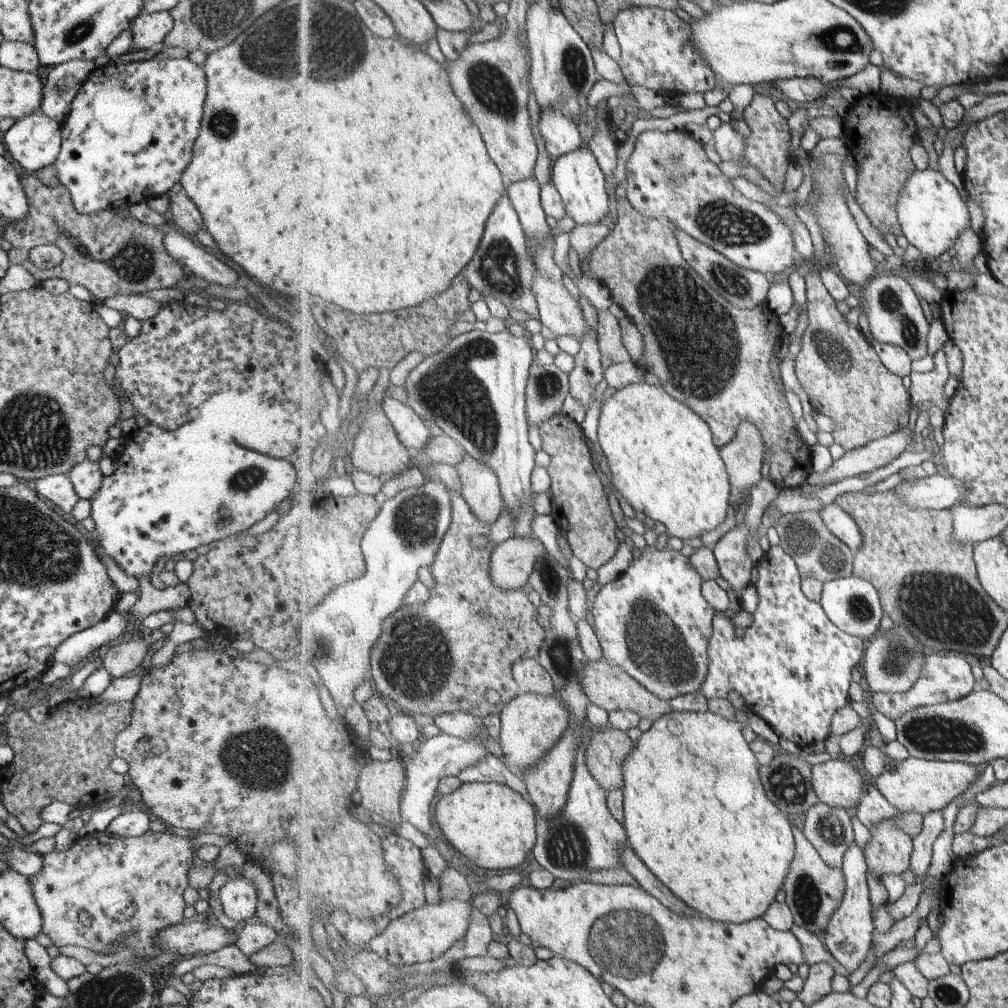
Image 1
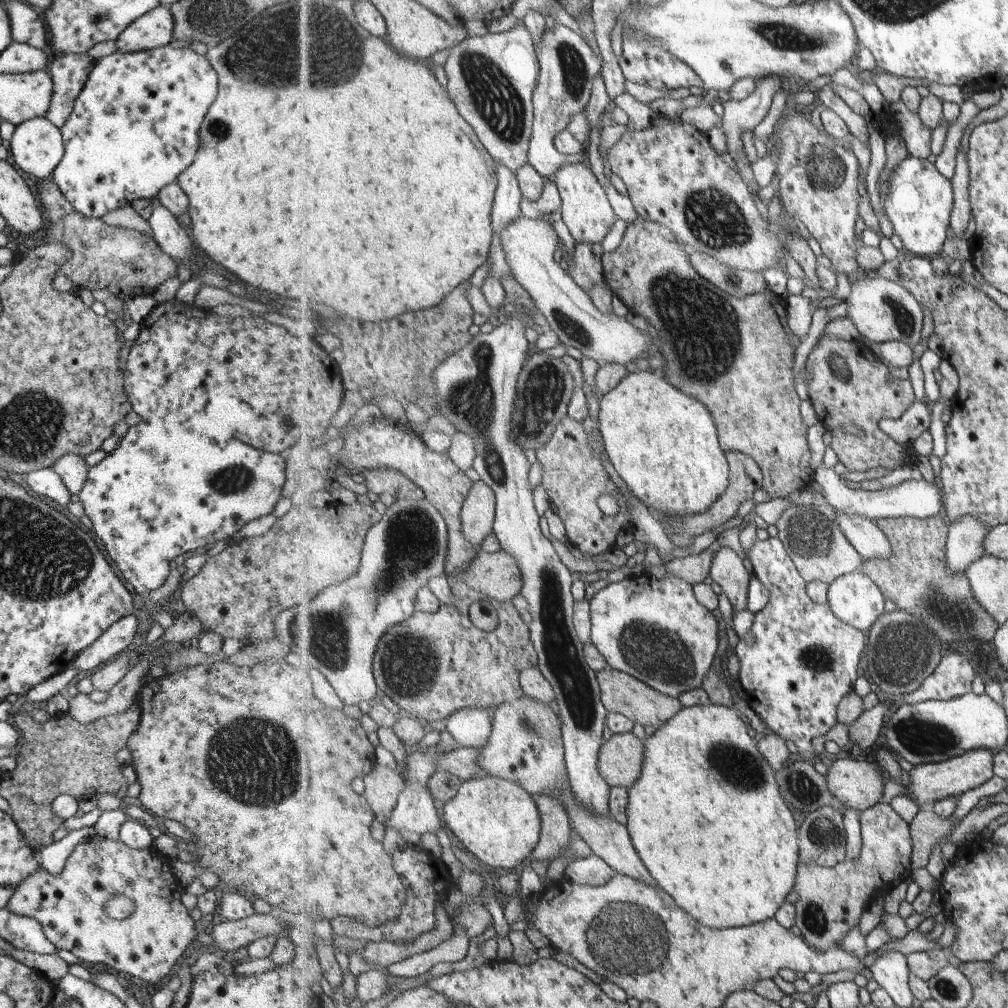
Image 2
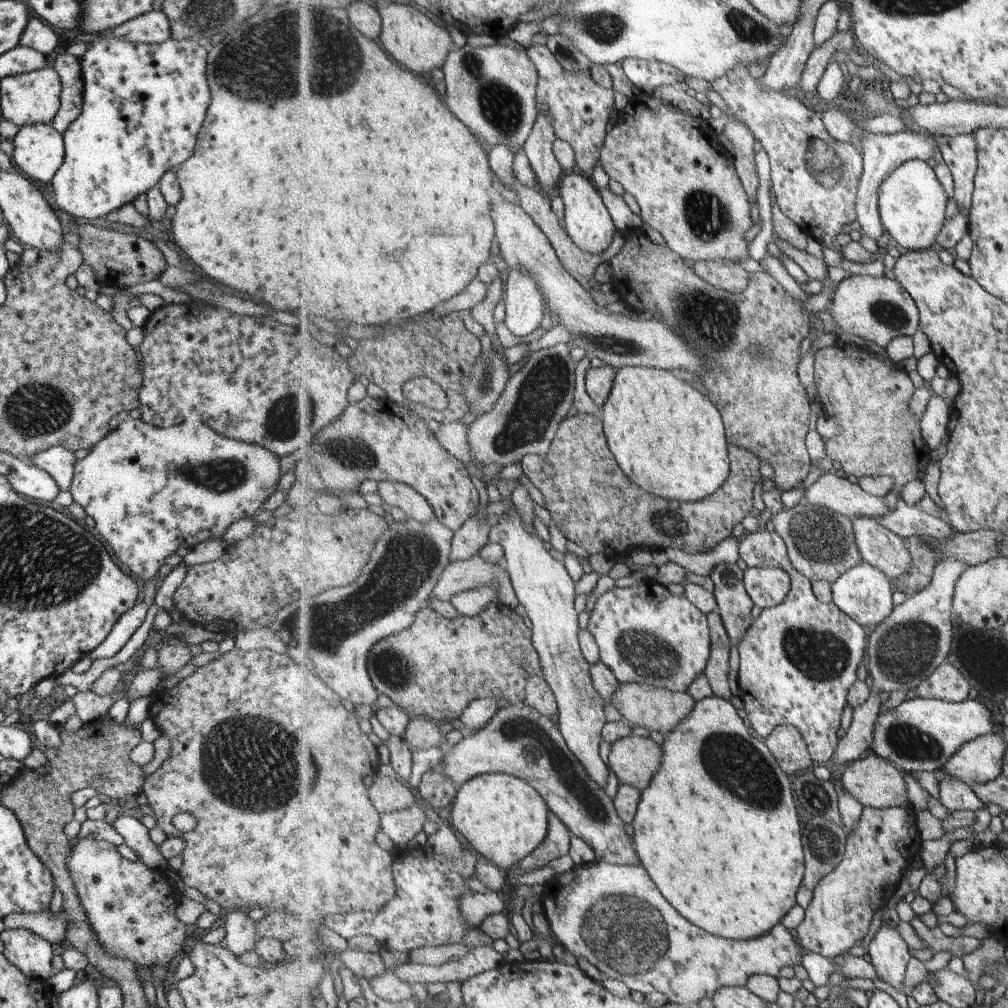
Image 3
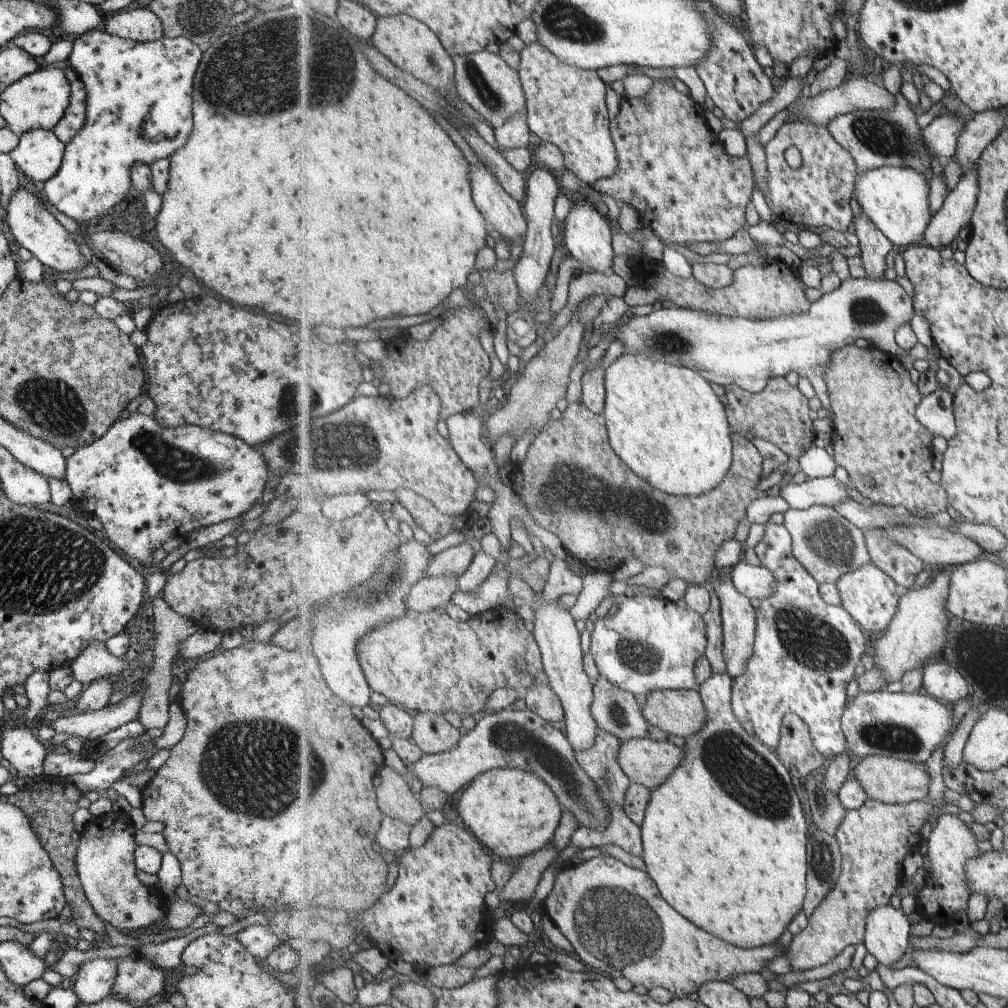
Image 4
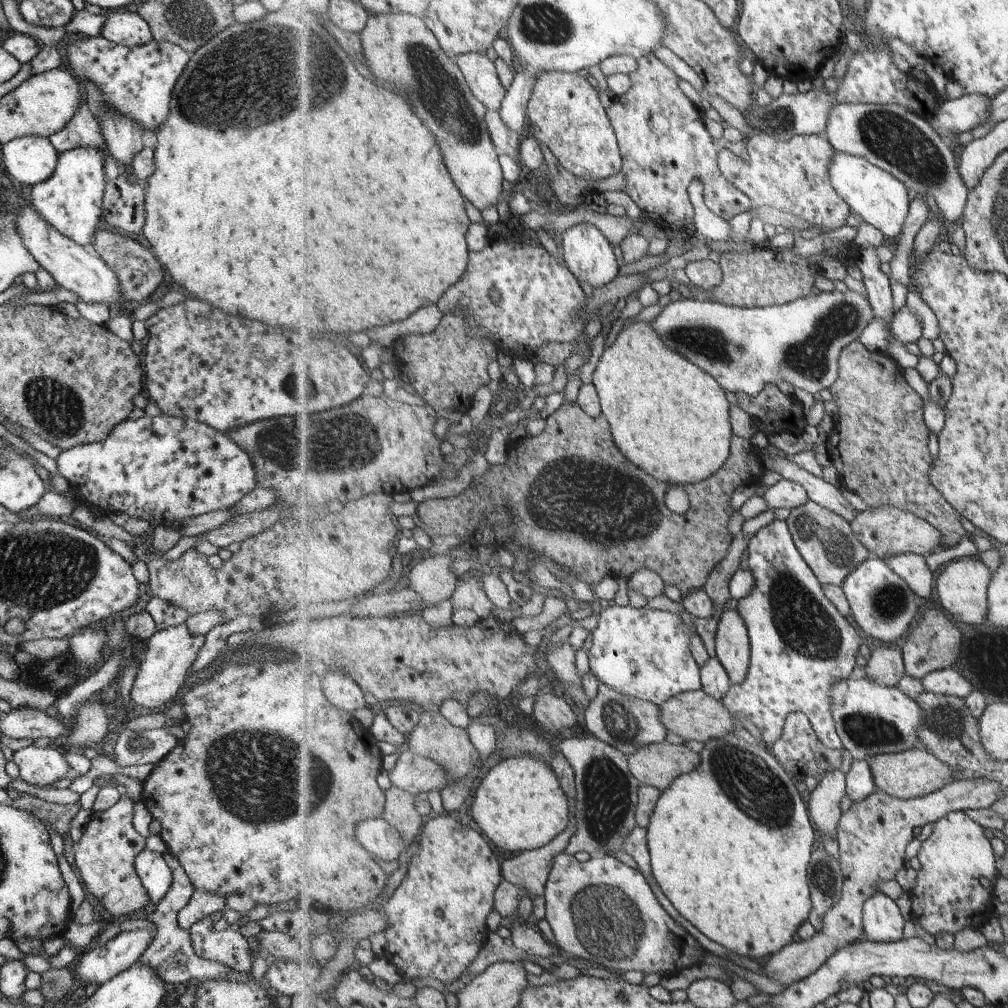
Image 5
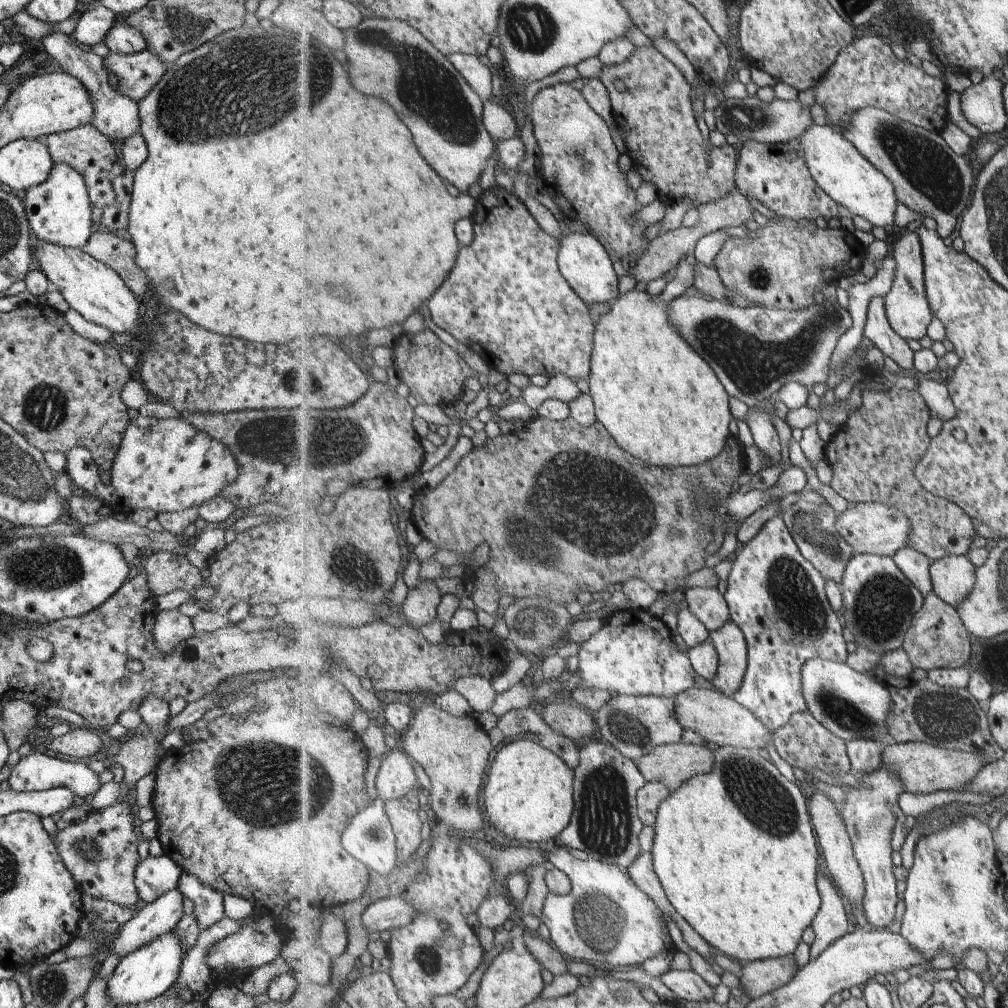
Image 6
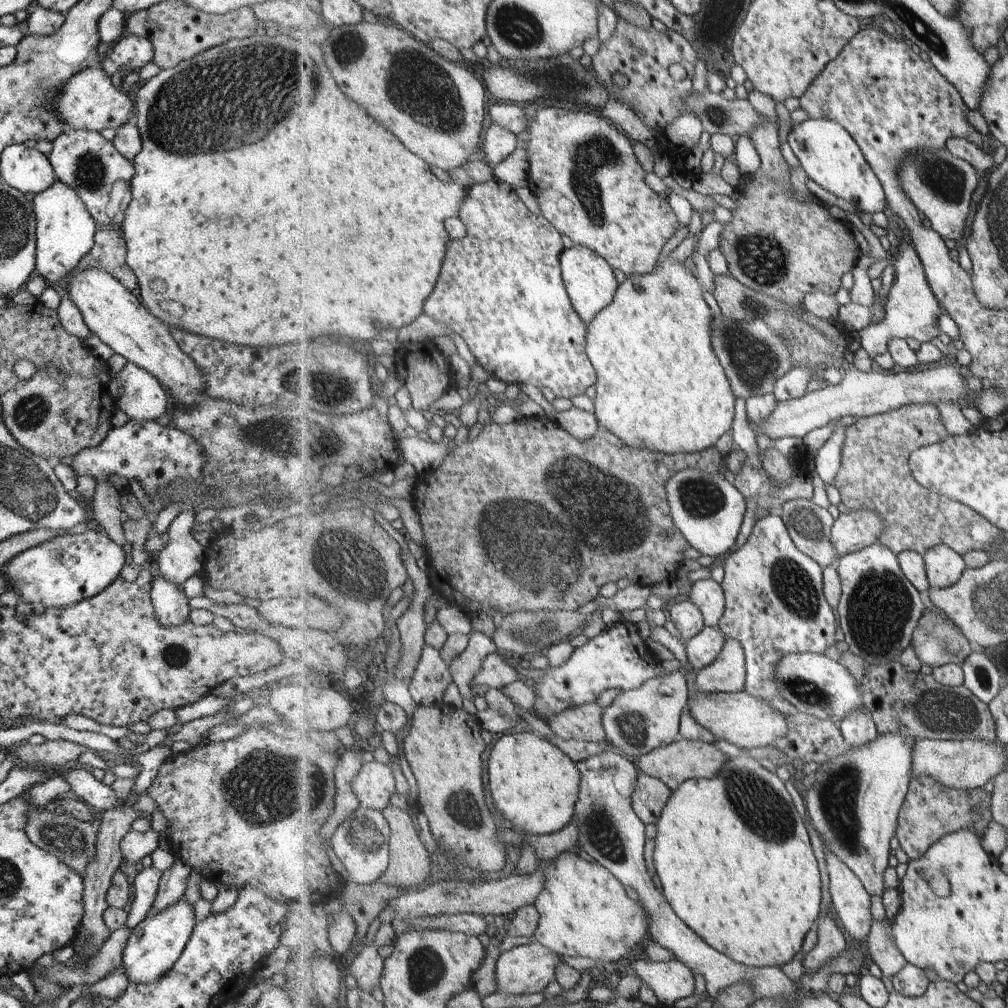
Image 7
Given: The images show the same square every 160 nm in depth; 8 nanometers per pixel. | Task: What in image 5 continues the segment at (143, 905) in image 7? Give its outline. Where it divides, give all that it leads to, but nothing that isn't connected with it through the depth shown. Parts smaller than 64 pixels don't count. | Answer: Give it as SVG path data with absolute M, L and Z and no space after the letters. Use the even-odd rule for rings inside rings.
M143 849L134 858L134 869L140 884L148 892L150 902L156 902L165 894L172 879L169 867L165 864L162 854Z

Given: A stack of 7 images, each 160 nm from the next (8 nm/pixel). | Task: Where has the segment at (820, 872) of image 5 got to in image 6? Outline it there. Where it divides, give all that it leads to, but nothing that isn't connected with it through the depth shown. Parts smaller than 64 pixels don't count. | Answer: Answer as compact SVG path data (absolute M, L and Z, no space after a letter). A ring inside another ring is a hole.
M818 868L818 889L823 897L823 906L819 909L812 927L814 928L816 939L810 946L811 959L819 958L836 940L843 938L849 932L849 922L852 920L849 909L842 892L838 886L831 880L832 874L828 868Z

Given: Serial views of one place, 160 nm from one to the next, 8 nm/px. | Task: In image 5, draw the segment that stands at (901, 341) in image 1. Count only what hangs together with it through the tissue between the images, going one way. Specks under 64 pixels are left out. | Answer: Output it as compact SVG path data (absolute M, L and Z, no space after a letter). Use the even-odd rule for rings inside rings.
M835 289L834 292L818 291L790 303L772 305L771 308L739 308L722 302L682 298L662 307L662 311L650 323L672 351L681 353L705 372L712 374L727 391L735 394L741 391L757 396L767 384L778 384L785 380L811 394L819 392L827 395L838 379L838 360L843 349L858 341L863 328L867 328L875 317L867 293Z

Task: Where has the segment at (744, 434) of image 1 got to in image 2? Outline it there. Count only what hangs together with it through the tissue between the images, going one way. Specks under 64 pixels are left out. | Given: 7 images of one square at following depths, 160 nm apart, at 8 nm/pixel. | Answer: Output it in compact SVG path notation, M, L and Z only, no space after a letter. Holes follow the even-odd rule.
M726 451L726 457L730 464L730 483L728 489L709 509L698 515L656 515L656 513L653 513L657 519L660 520L662 525L664 525L666 530L669 532L674 531L675 533L686 531L695 537L704 532L711 532L711 530L715 530L717 526L721 526L721 524L725 524L727 520L731 520L731 518L737 514L737 508L739 508L745 500L751 500L751 498L753 498L753 492L755 492L757 488L764 486L764 472L754 458L751 458L747 453L741 451Z

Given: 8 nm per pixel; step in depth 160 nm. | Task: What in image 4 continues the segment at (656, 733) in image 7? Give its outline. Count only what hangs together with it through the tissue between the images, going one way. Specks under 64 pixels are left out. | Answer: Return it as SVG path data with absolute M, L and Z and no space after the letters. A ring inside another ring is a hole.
M600 676L594 684L592 713L600 730L613 733L621 742L647 737L649 726L643 716L641 699Z

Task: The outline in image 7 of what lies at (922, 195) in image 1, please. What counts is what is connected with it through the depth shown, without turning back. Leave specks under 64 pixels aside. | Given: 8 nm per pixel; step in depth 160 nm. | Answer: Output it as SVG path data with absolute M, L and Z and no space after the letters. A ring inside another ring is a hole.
M808 119L792 127L787 141L809 178L826 191L871 215L883 213L888 207L882 181L863 155L858 142L841 124L828 119Z

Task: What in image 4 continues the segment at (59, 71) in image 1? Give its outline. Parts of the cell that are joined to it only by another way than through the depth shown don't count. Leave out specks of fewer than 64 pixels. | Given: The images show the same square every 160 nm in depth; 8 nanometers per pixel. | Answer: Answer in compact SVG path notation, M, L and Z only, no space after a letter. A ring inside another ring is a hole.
M65 66L63 74L70 84L70 95L63 116L60 116L52 131L57 140L65 144L83 126L86 94L82 82L72 68Z

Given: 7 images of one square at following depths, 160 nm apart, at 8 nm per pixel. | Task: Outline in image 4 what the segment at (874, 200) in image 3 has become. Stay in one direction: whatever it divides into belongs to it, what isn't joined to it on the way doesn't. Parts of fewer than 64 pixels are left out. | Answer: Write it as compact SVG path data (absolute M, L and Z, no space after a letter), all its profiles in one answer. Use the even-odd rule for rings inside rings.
M954 117L935 118L922 130L922 138L929 152L942 161L953 159L960 132L965 124L967 123ZM862 207L861 213L854 216L854 232L859 238L860 257L867 276L872 279L884 279L887 270L885 258L895 245Z

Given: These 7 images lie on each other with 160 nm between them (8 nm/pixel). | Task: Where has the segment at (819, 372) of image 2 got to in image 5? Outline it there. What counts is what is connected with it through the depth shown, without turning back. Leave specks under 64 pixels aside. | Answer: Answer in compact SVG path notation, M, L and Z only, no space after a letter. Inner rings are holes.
M855 341L843 349L838 363L838 379L826 395L833 398L838 406L838 412L833 416L835 427L826 445L833 465L837 468L839 482L871 507L877 504L890 505L924 518L943 533L946 547L954 546L967 532L959 520L960 514L930 479L929 470L934 460L929 450L931 434L924 419L924 398L907 385L903 371L897 371L896 360L889 352L869 352L863 342Z

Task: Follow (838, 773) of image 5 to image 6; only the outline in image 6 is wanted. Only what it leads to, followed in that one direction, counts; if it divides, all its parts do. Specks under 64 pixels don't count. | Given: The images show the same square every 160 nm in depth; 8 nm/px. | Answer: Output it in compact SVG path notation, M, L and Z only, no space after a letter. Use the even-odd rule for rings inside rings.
M814 791L808 804L811 811L811 820L815 825L815 832L818 832L819 844L823 851L824 861L833 876L834 883L842 892L847 906L850 906L850 902L862 902L863 907L866 893L866 880L863 869L858 863L852 838L850 837L845 819L842 817L842 812L838 804L833 802L827 794L823 794L821 791Z

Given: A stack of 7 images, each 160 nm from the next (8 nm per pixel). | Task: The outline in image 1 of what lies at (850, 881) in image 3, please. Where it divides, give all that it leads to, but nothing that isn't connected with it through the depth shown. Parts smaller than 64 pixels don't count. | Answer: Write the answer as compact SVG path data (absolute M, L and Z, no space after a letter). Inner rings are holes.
M884 820L879 828L871 831L871 838L864 849L866 863L871 872L881 877L882 874L899 875L910 869L910 860L914 851L914 839L902 828L897 827L892 820ZM794 825L792 829L796 840L796 853L782 886L786 893L785 902L791 907L797 925L823 936L846 895L846 876L843 869L828 865L822 859L818 848L805 836L803 829Z

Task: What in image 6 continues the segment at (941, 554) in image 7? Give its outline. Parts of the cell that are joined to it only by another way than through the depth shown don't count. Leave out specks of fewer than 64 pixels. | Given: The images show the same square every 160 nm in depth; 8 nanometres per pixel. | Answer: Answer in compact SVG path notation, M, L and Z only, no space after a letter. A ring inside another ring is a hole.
M949 555L932 561L933 591L947 604L958 607L974 591L977 572L978 568L968 555Z

